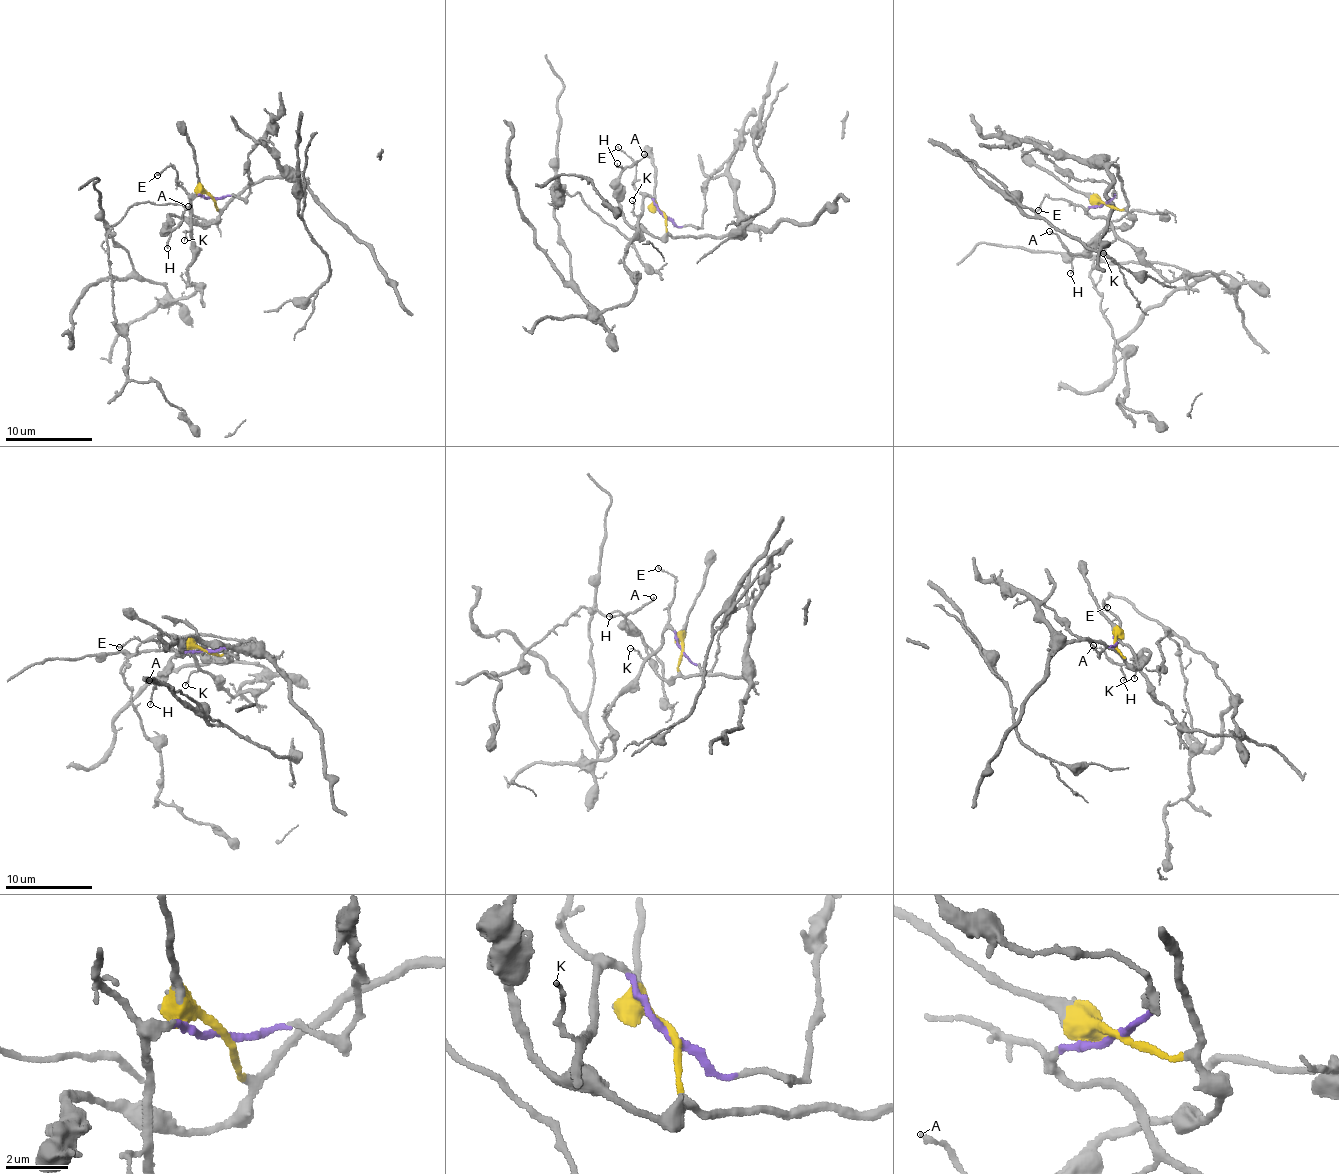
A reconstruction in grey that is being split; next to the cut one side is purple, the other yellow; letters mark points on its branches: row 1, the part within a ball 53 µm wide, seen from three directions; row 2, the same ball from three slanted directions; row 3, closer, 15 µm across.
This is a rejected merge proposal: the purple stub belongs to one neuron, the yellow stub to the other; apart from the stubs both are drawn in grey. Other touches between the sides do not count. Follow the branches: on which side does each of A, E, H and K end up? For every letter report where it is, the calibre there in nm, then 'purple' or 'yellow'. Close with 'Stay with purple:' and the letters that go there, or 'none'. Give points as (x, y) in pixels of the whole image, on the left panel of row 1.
A: at (188, 206); 130 nm thick; yellow
E: at (157, 175); 120 nm thick; purple
H: at (167, 248); 140 nm thick; yellow
K: at (184, 240); 80 nm thick; purple
Stay with purple: E, K

